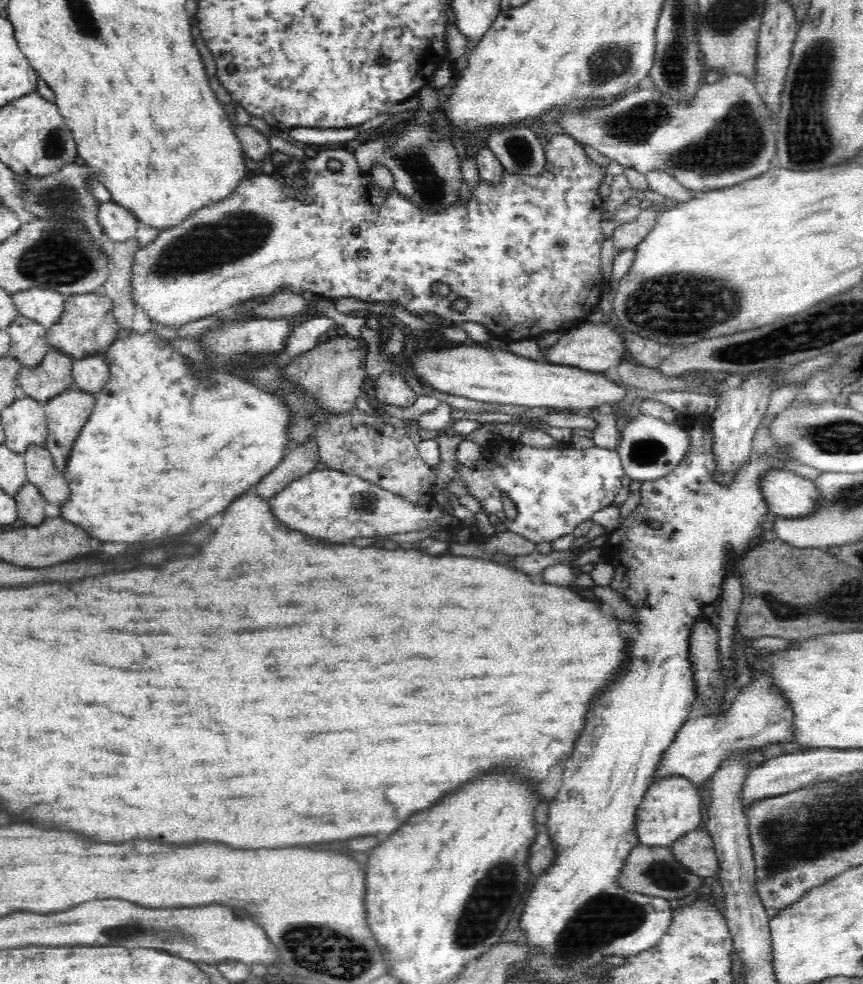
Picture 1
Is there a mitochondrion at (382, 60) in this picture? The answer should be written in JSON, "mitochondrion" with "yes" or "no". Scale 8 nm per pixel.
{"mitochondrion":"no"}

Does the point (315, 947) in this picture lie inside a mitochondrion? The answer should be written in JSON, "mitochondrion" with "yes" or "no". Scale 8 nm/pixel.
{"mitochondrion":"yes"}

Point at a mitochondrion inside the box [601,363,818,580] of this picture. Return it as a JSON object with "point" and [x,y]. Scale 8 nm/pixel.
{"point":[645,451]}

